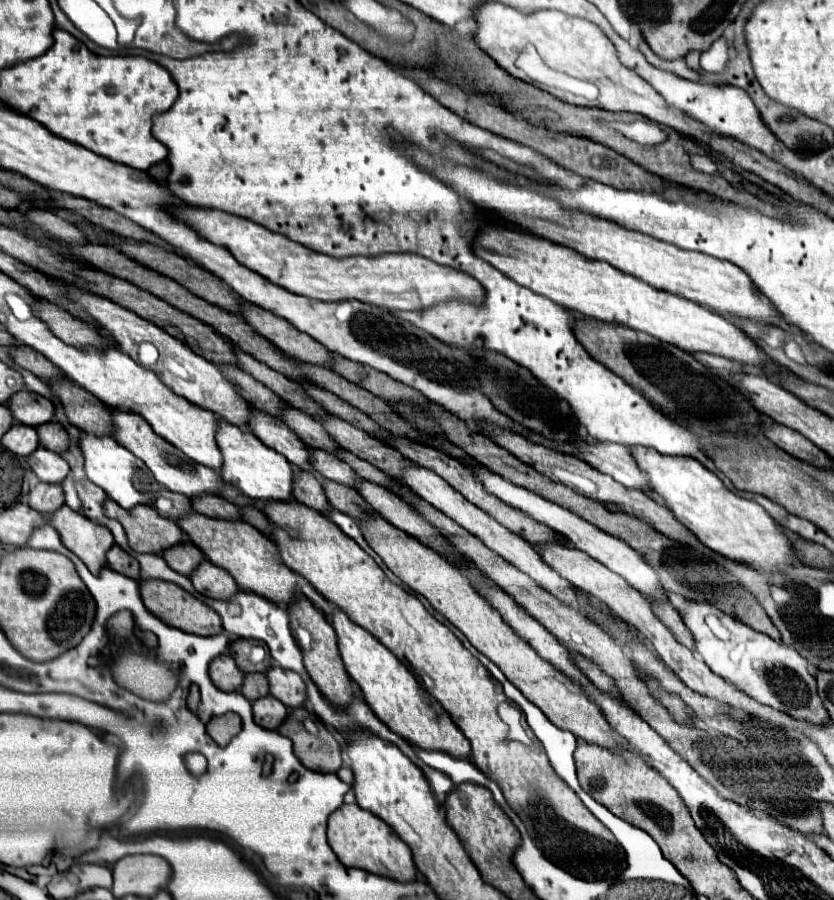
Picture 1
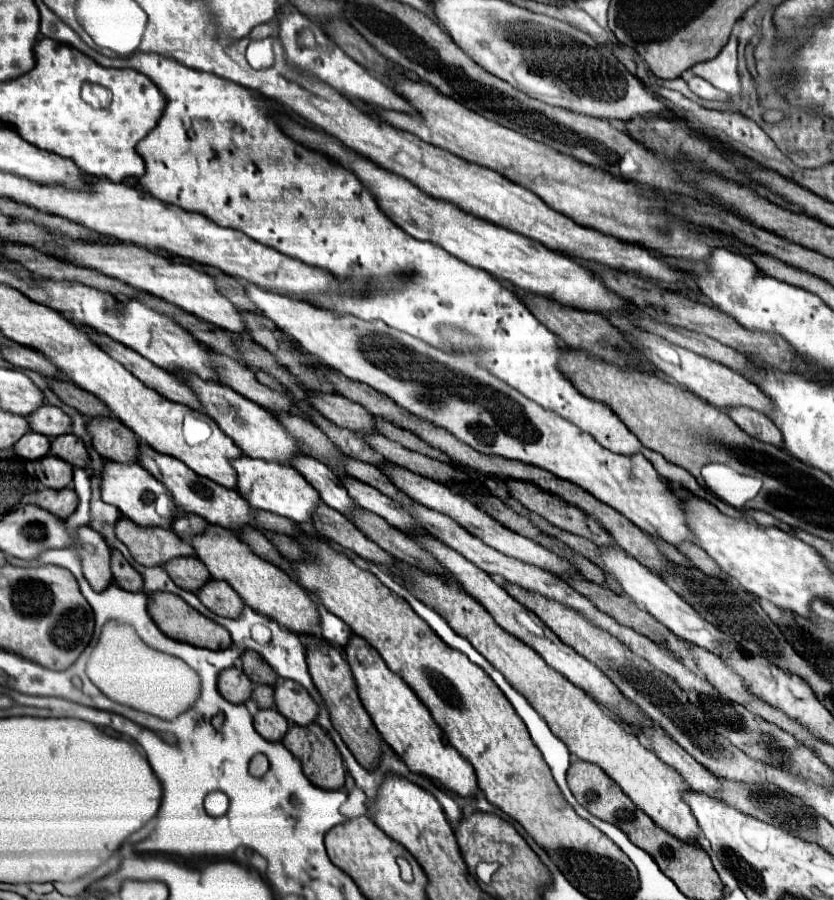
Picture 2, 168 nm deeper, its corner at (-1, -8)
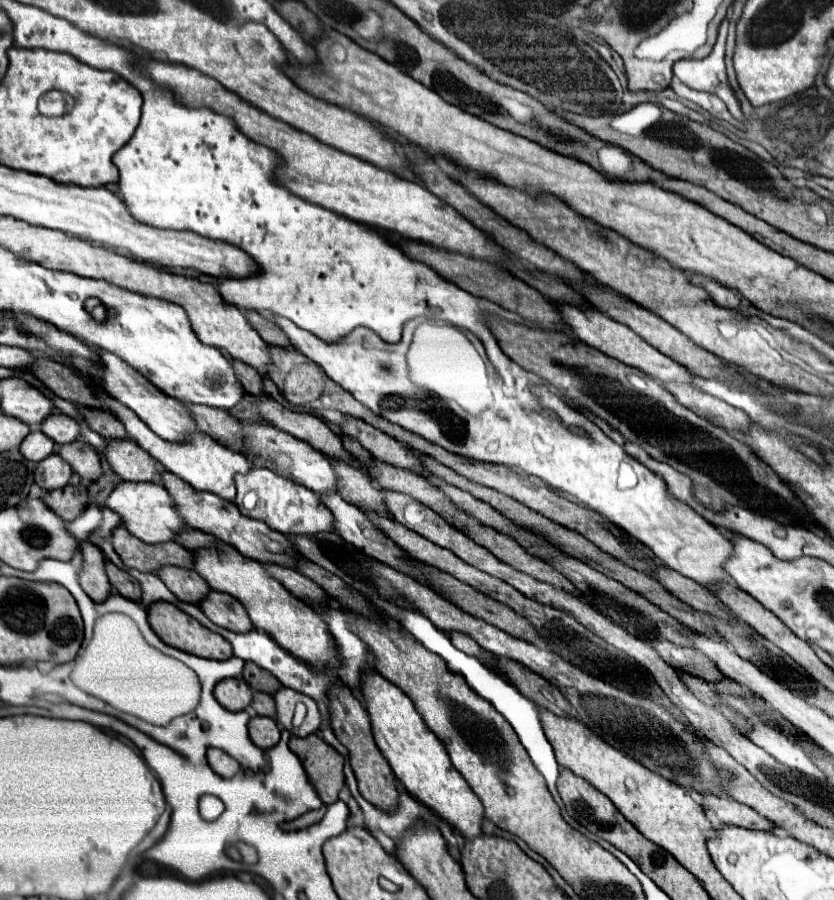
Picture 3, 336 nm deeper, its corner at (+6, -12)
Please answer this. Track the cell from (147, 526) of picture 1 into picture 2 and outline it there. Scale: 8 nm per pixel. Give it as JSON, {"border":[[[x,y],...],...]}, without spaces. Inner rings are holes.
{"border":[[[121,517],[115,523],[115,535],[121,543],[127,545],[133,559],[145,567],[165,565],[169,559],[193,555],[193,547],[183,539],[175,537],[171,529],[141,529],[127,517]]]}

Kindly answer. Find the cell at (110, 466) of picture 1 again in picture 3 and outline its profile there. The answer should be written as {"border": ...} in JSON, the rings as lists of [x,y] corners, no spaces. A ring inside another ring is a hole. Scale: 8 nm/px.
{"border":[[[120,481],[114,491],[108,495],[106,499],[106,507],[116,511],[124,521],[122,525],[136,535],[138,539],[142,539],[144,543],[164,543],[170,541],[180,529],[184,529],[184,521],[182,517],[176,513],[174,503],[168,495],[168,491],[158,485],[158,483],[134,483],[134,481]]]}

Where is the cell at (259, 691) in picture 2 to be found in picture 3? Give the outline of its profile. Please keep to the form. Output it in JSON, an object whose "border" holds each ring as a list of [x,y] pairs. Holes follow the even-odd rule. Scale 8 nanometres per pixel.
{"border":[[[254,693],[252,707],[254,707],[254,711],[256,711],[258,715],[264,715],[264,717],[274,717],[274,715],[276,715],[274,699],[272,699],[272,695],[268,695],[268,693]]]}

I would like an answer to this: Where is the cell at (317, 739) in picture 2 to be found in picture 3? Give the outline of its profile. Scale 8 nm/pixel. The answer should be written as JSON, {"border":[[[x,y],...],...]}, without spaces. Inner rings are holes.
{"border":[[[316,733],[308,737],[290,737],[290,749],[300,757],[304,771],[316,789],[318,797],[330,805],[338,801],[338,791],[344,785],[344,773],[342,773],[342,755],[330,747],[324,739],[320,739]]]}

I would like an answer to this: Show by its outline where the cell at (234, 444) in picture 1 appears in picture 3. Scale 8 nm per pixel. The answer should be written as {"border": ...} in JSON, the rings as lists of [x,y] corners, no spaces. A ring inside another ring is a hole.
{"border":[[[250,469],[244,475],[236,475],[236,487],[238,487],[238,495],[236,495],[236,505],[238,509],[252,517],[252,519],[260,519],[264,521],[270,529],[276,529],[284,535],[296,533],[296,535],[312,535],[318,531],[332,531],[332,513],[320,503],[320,497],[310,491],[308,487],[294,483],[286,477],[280,477],[276,473],[272,473],[270,469]]]}

